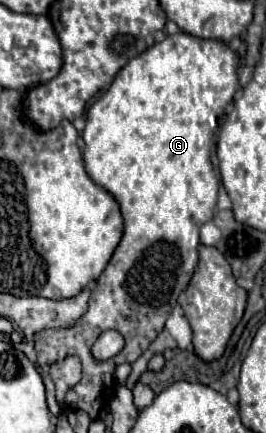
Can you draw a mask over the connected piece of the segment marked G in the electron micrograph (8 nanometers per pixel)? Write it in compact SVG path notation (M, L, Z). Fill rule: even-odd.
M179 31L173 37L155 43L119 69L111 87L87 111L87 127L83 131L85 169L89 177L109 191L121 205L125 231L109 265L91 291L87 313L69 329L43 329L35 333L39 363L57 363L67 355L77 355L83 363L81 383L65 397L65 405L71 409L81 409L91 417L97 417L111 397L115 367L121 363L133 363L155 341L175 309L179 293L191 281L197 265L199 229L205 221L213 219L218 200L219 180L213 173L209 143L219 117L239 87L237 69L239 57L223 41L199 39ZM107 329L115 329L125 337L125 349L113 359L99 363L91 359L91 343L95 343L95 339Z

